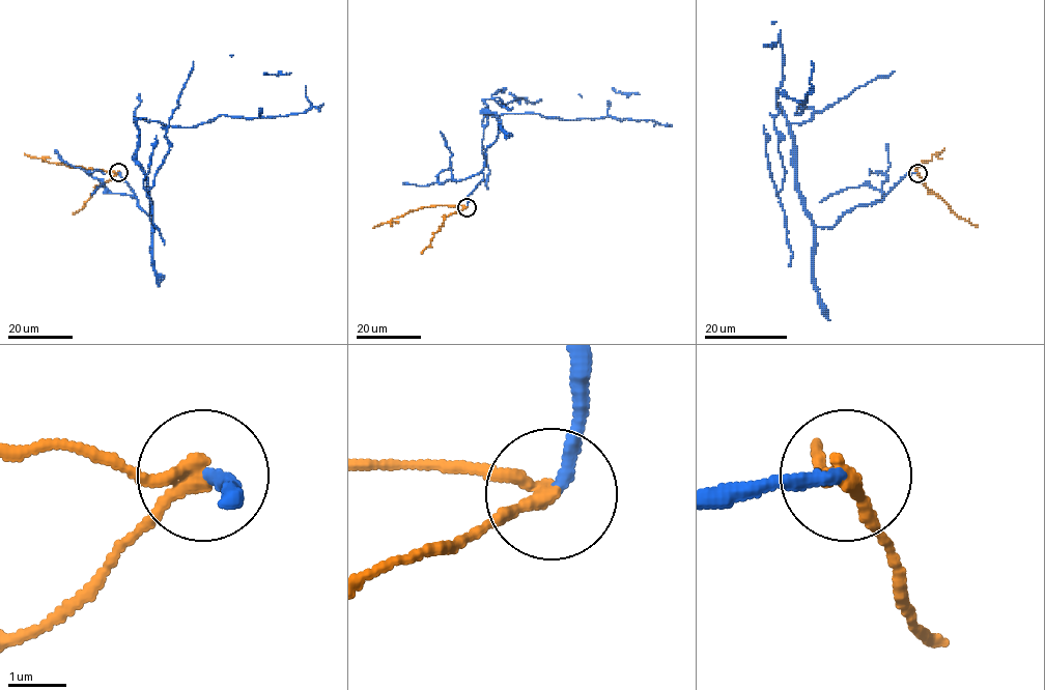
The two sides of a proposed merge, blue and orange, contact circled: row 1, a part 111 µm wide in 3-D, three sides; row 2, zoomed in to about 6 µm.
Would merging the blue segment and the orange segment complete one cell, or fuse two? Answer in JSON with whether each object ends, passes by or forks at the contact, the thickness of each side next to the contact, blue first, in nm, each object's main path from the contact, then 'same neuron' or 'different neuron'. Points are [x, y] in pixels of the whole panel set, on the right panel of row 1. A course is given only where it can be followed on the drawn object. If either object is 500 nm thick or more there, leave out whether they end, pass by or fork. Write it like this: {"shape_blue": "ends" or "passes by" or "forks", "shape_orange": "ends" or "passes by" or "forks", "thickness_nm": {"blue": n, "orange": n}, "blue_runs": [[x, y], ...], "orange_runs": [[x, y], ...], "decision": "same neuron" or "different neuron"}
{"shape_blue": "ends", "shape_orange": "passes by", "thickness_nm": {"blue": 220, "orange": 240}, "blue_runs": [[918, 172], [831, 227], [814, 224], [789, 124], [812, 117], [799, 103], [795, 115], [812, 60]], "orange_runs": [[918, 172], [916, 165], [943, 148]], "decision": "different neuron"}

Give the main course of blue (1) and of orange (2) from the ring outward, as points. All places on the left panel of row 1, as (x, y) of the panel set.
1: (118, 172), (150, 214), (133, 121), (182, 127), (222, 115), (253, 119), (304, 112), (312, 106), (305, 85)
2: (118, 172), (72, 167), (25, 153)

